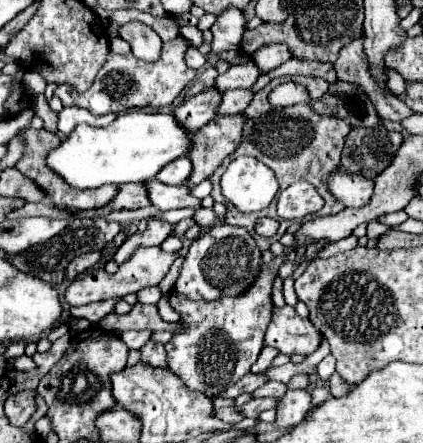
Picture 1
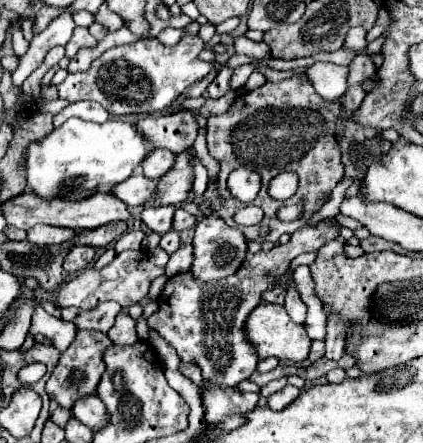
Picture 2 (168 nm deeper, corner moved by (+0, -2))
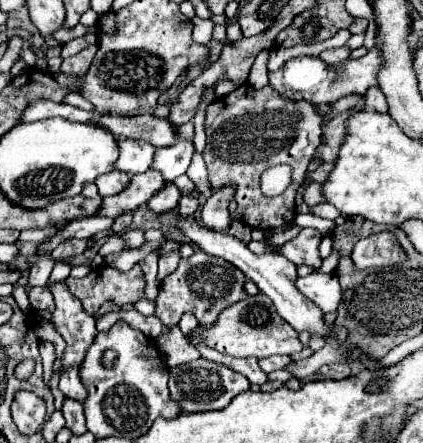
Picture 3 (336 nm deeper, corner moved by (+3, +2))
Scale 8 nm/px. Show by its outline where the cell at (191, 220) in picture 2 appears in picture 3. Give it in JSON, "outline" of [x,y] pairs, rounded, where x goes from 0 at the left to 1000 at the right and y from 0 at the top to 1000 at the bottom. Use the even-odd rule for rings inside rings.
{"outline":[[[433,440],[433,445],[423,449],[418,476],[433,481],[433,490],[452,490],[452,485],[461,485],[466,467],[470,467],[470,454],[466,454],[461,445],[437,445],[437,440]]]}

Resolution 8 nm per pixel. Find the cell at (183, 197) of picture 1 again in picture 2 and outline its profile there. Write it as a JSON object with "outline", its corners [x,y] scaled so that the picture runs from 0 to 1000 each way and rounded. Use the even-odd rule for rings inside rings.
{"outline":[[[317,391],[312,400],[274,418],[265,436],[303,463],[312,485],[331,485],[336,472],[345,467],[345,454],[364,445],[364,409],[355,409],[350,400],[336,400],[336,391]]]}

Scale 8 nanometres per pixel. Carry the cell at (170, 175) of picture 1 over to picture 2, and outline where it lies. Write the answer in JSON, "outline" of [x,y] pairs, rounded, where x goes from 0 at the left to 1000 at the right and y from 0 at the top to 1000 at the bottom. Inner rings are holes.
{"outline":[[[359,336],[359,345],[336,363],[336,386],[350,404],[374,409],[383,391],[402,386],[402,372],[411,372],[416,350],[402,345],[397,336]]]}

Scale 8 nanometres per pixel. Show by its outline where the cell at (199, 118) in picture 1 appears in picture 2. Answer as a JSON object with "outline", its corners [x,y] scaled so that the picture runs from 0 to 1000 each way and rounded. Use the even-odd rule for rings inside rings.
{"outline":[[[426,246],[407,260],[331,269],[326,291],[345,300],[345,309],[364,332],[402,336],[407,345],[430,345],[449,336],[468,305],[468,278],[459,251],[444,246]]]}

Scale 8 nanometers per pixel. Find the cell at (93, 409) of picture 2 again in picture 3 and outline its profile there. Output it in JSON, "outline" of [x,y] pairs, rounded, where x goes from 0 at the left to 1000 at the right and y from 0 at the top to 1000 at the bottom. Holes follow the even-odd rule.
{"outline":[[[168,828],[168,833],[154,833],[144,842],[144,860],[139,860],[139,878],[149,883],[154,896],[168,896],[168,901],[182,901],[182,905],[196,905],[206,883],[187,856],[187,833],[182,828]]]}

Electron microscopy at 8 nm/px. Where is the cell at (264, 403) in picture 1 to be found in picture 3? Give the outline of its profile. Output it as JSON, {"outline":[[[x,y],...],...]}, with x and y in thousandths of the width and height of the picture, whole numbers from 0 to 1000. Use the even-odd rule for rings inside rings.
{"outline":[[[480,806],[400,833],[400,887],[404,887],[404,901],[414,910],[423,910],[428,928],[466,932],[466,928],[527,923],[541,914],[541,905],[556,892],[565,892],[574,883],[589,883],[589,860],[570,842],[560,842],[522,819],[489,815]]]}

